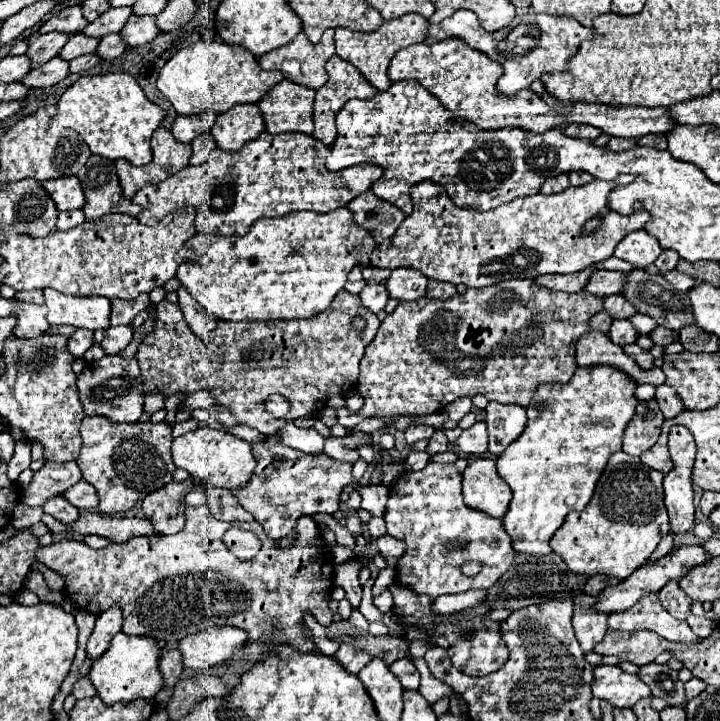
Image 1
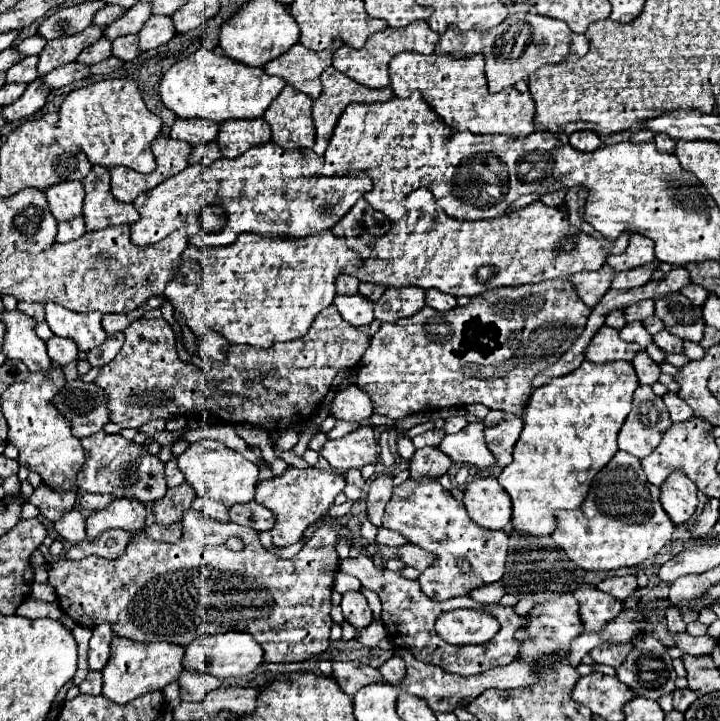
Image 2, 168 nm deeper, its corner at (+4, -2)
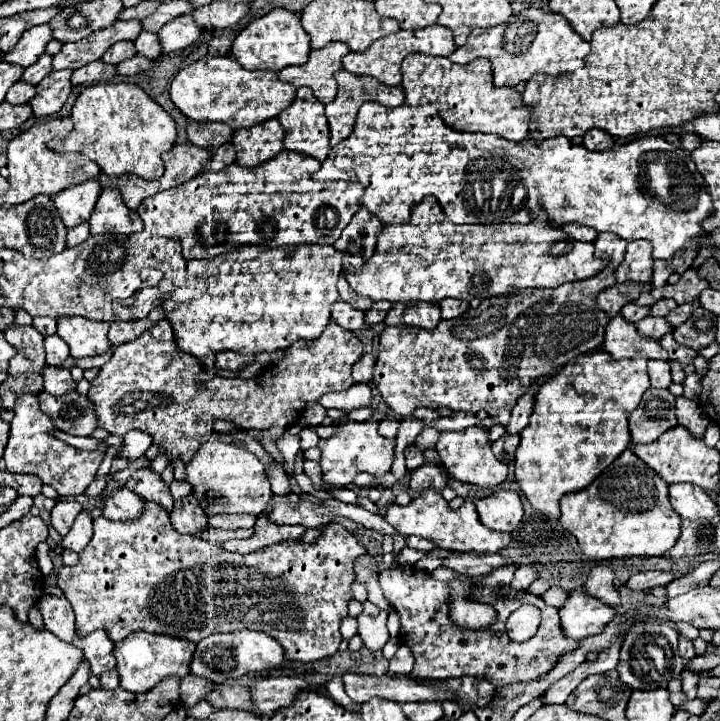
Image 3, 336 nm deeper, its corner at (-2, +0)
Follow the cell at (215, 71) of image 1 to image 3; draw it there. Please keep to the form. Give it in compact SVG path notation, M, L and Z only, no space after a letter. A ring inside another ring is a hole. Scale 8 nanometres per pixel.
M203 57L185 69L181 69L173 83L171 83L171 101L181 109L183 115L187 115L193 121L223 121L231 129L241 127L253 127L257 123L263 123L267 119L277 117L291 101L295 99L295 87L291 83L279 81L277 73L273 71L249 71L243 69L241 63L233 57Z

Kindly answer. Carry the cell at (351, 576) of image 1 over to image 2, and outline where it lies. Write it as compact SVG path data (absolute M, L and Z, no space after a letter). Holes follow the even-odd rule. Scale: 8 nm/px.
M361 591L345 593L343 601L341 601L341 609L343 609L345 621L351 623L355 629L363 629L363 627L367 627L373 621L371 609L369 609L367 599L363 597Z

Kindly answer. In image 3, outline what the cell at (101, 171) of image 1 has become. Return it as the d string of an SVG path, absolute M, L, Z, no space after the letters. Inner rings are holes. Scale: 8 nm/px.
M105 187L89 217L91 233L123 233L131 235L143 231L143 221L137 211L131 211L117 189Z

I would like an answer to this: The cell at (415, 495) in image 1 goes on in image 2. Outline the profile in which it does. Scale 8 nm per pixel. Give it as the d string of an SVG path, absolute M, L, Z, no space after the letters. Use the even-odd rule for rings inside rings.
M405 481L401 487L393 489L393 495L389 499L389 503L385 505L385 513L383 513L383 525L391 531L401 533L403 537L407 537L413 545L419 545L421 549L433 551L437 553L437 561L425 569L419 577L421 589L427 597L431 597L433 601L445 601L449 597L457 597L457 595L469 595L473 589L495 583L503 577L505 573L505 561L507 561L507 549L509 549L509 537L505 531L489 531L483 527L477 527L469 517L467 517L467 509L461 501L457 501L451 493L443 491L443 487L439 485L439 481ZM457 561L469 561L471 563L471 571L463 573L461 569L457 569Z

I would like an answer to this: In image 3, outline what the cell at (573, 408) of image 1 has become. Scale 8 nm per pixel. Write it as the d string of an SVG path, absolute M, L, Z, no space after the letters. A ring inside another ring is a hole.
M603 349L591 357L579 357L567 363L557 375L547 379L535 397L529 425L521 431L521 443L515 453L515 483L533 509L547 517L559 519L559 501L567 493L575 493L593 483L593 479L609 467L629 445L627 419L637 409L643 393L649 389L647 359L611 359Z

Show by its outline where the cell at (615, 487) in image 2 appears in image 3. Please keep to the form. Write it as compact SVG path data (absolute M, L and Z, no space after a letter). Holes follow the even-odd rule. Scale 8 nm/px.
M631 449L623 451L589 487L565 495L559 521L577 539L583 555L597 561L667 555L681 533L681 517L669 505L667 483Z

